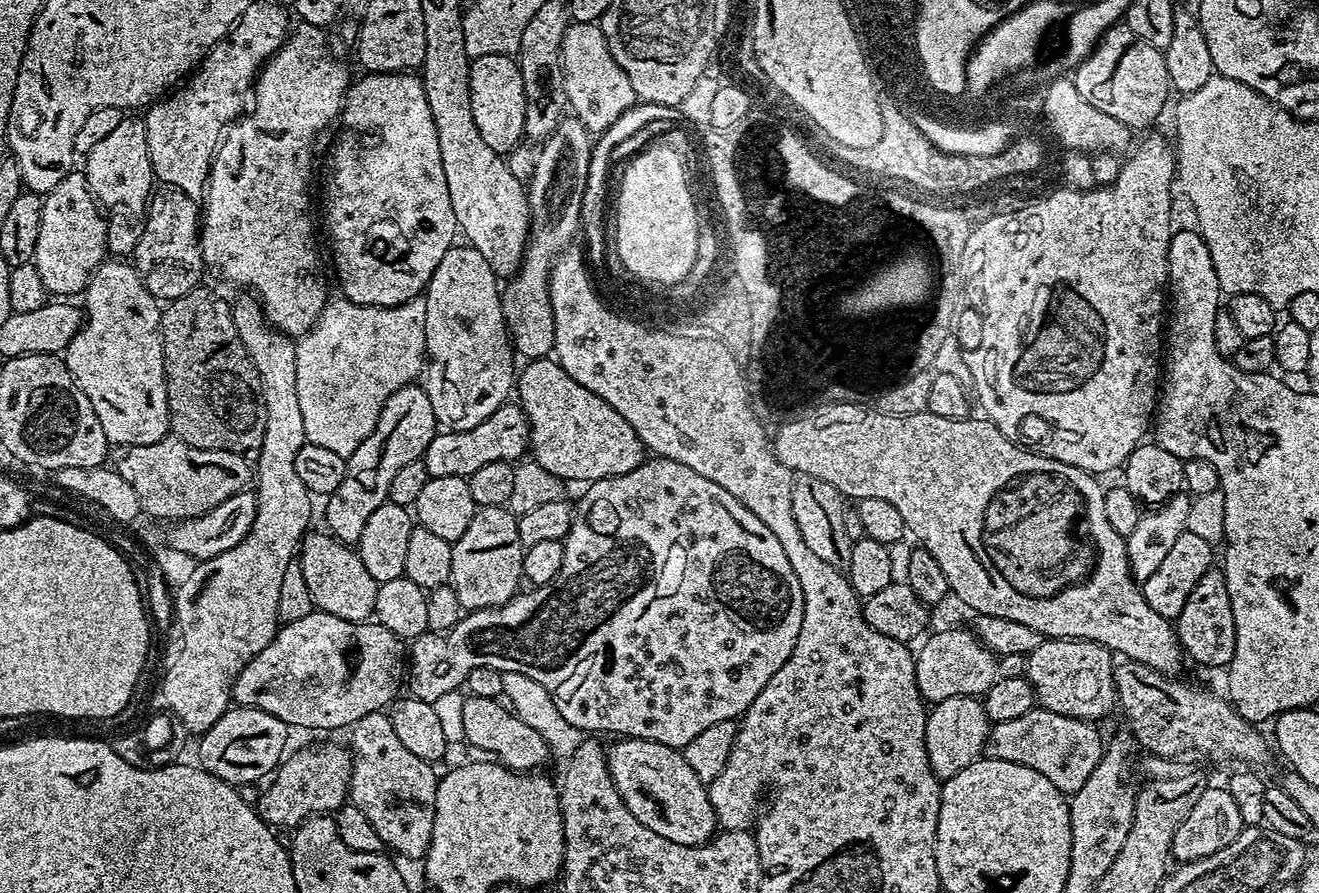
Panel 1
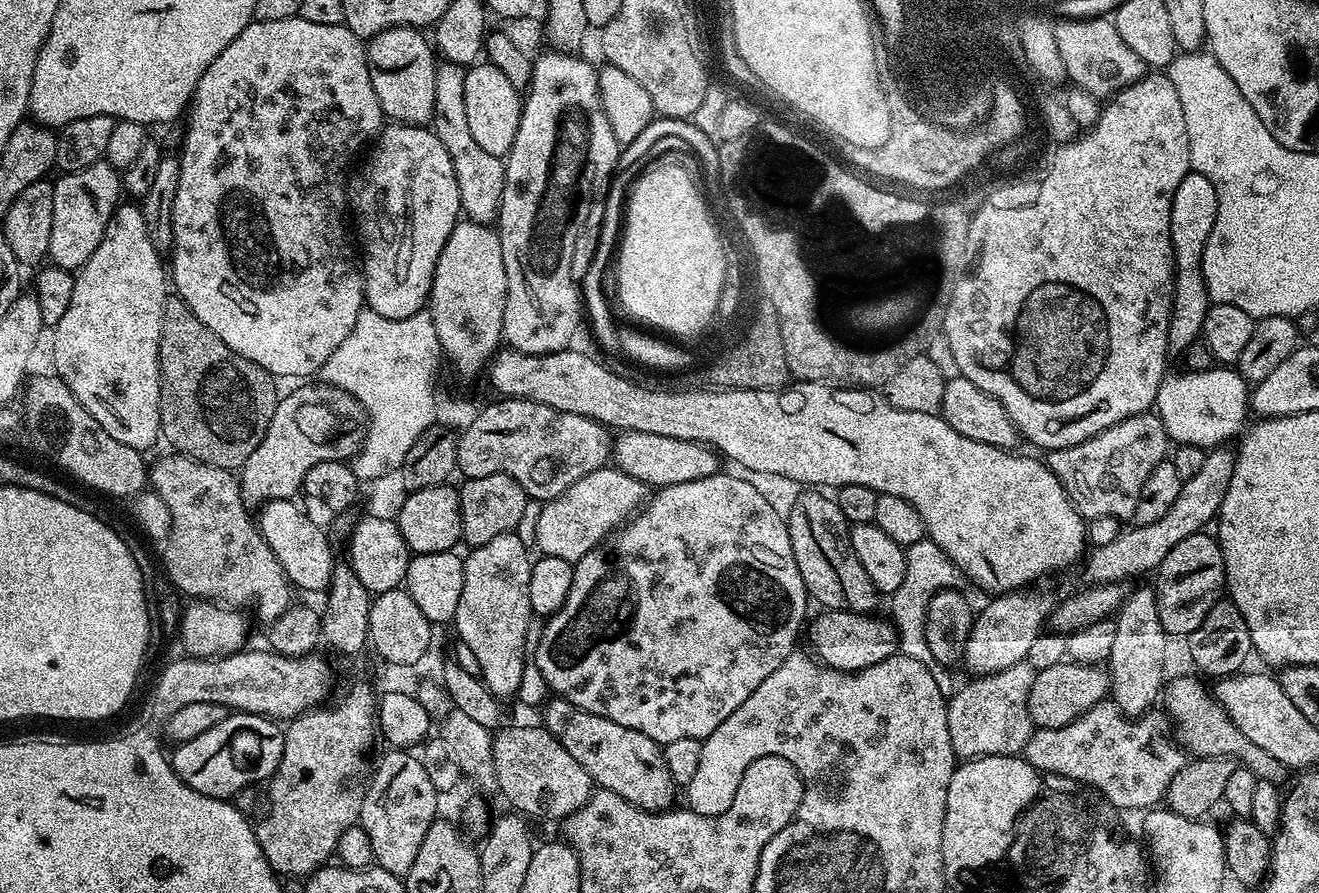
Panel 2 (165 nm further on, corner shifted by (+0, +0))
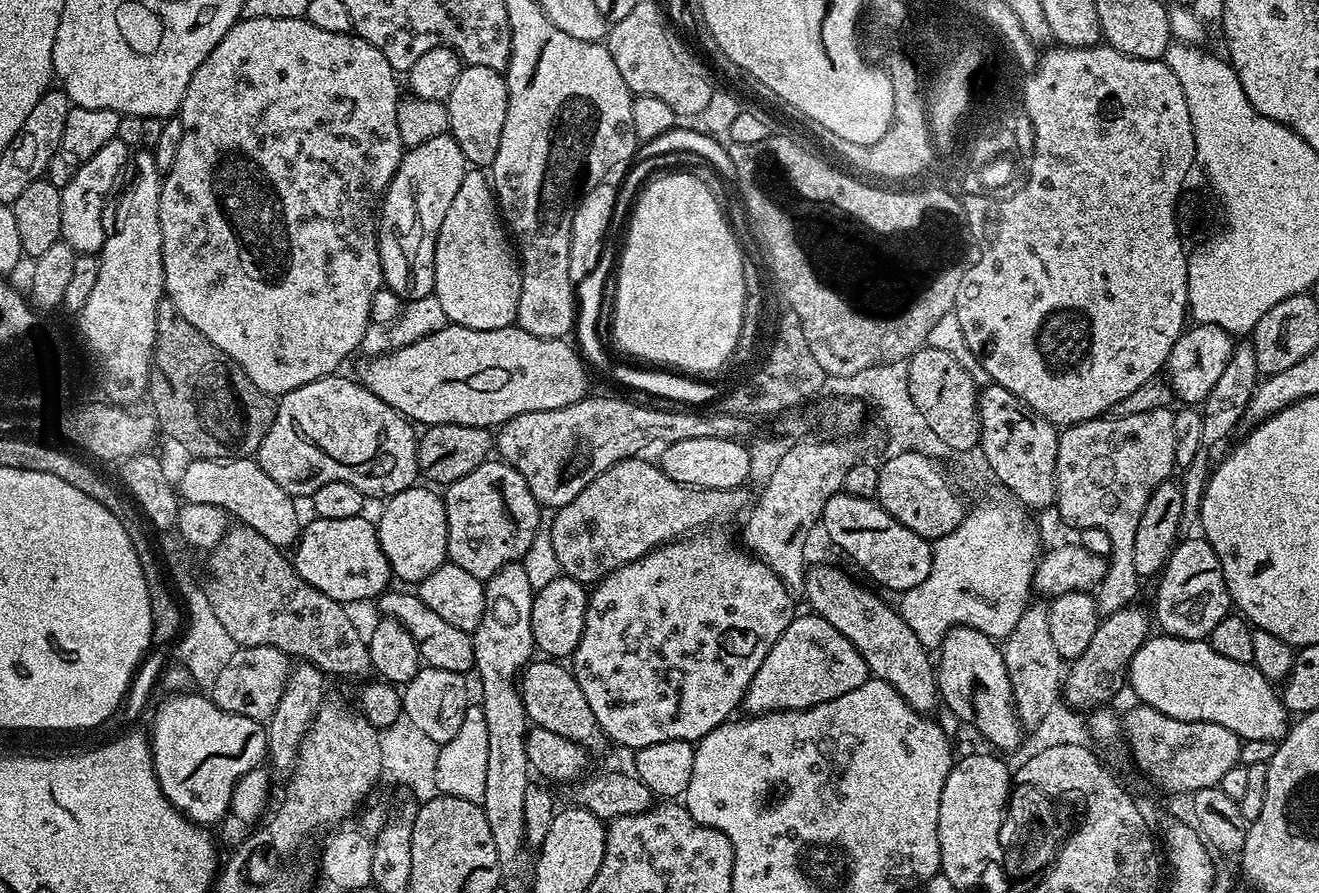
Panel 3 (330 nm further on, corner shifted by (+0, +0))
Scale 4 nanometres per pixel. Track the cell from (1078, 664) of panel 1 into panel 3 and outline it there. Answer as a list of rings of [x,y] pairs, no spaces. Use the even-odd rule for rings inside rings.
[[[1167,408],[1126,416],[1103,416],[1084,423],[1067,425],[1059,433],[1056,472],[1055,511],[1061,520],[1073,530],[1097,527],[1110,537],[1112,551],[1110,563],[1102,582],[1096,585],[1096,608],[1101,617],[1112,616],[1118,610],[1129,607],[1140,592],[1142,578],[1134,570],[1134,543],[1138,524],[1149,501],[1150,494],[1158,485],[1169,479],[1176,468],[1174,454],[1173,411]]]

